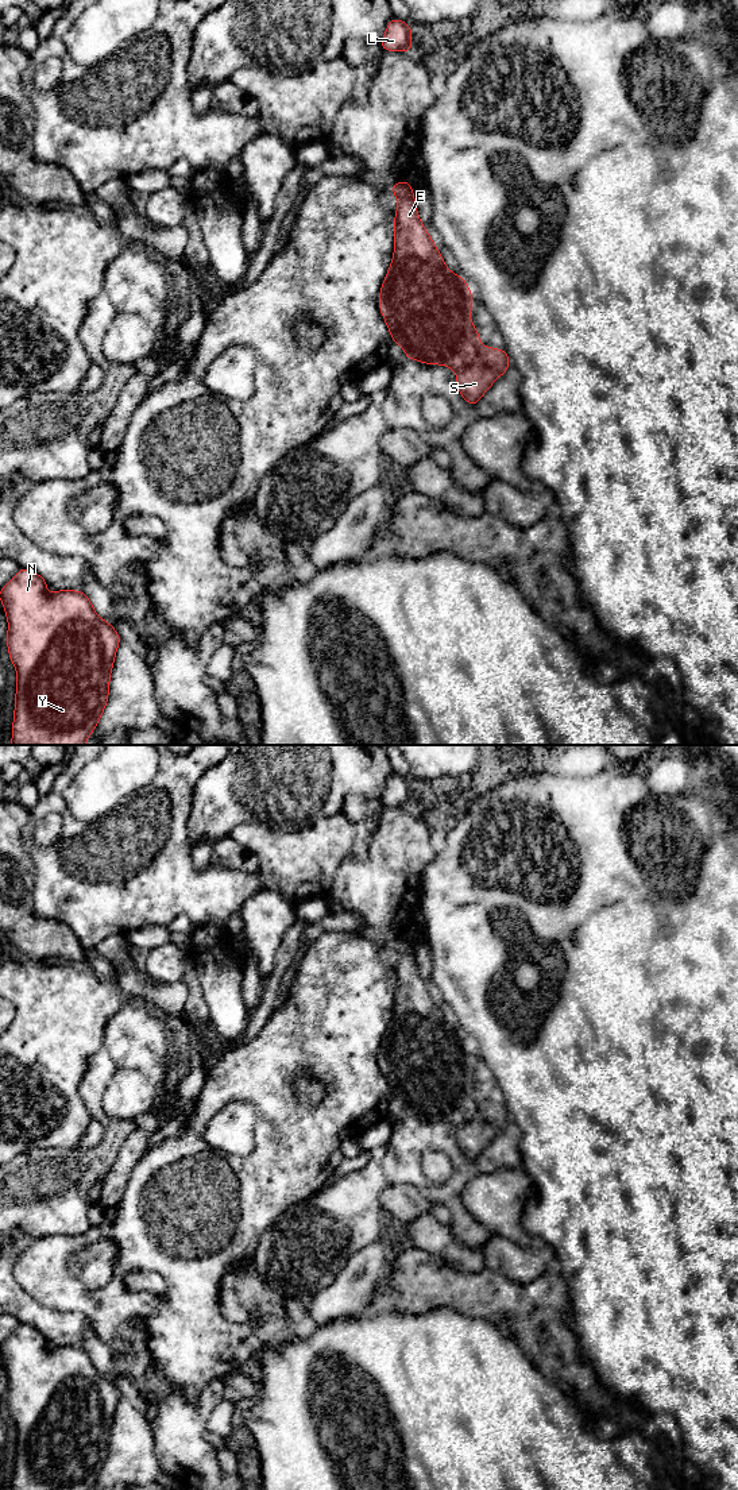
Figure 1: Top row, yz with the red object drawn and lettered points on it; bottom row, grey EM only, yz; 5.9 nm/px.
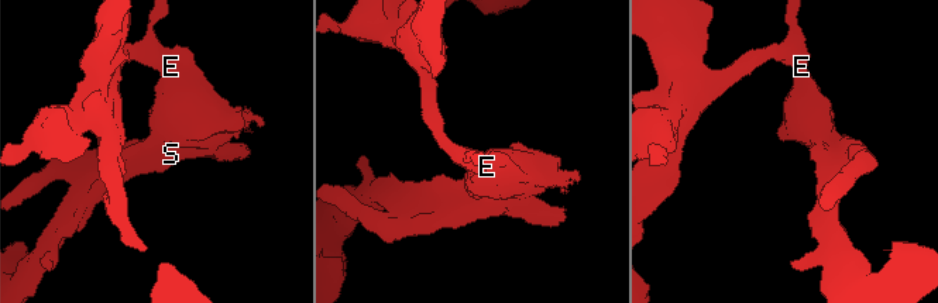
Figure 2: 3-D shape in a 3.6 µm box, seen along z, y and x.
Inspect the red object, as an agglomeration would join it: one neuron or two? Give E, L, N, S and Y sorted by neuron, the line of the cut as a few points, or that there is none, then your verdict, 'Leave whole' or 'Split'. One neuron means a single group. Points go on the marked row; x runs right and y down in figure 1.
Groups: E L N Y / S. Split along yz (480, 344), (478, 356), (458, 371). Split

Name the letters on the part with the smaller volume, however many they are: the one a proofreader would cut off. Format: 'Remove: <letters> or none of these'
Remove: S

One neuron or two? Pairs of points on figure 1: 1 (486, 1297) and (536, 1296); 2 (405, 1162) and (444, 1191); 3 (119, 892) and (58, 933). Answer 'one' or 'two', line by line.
1: one
2: one
3: two

